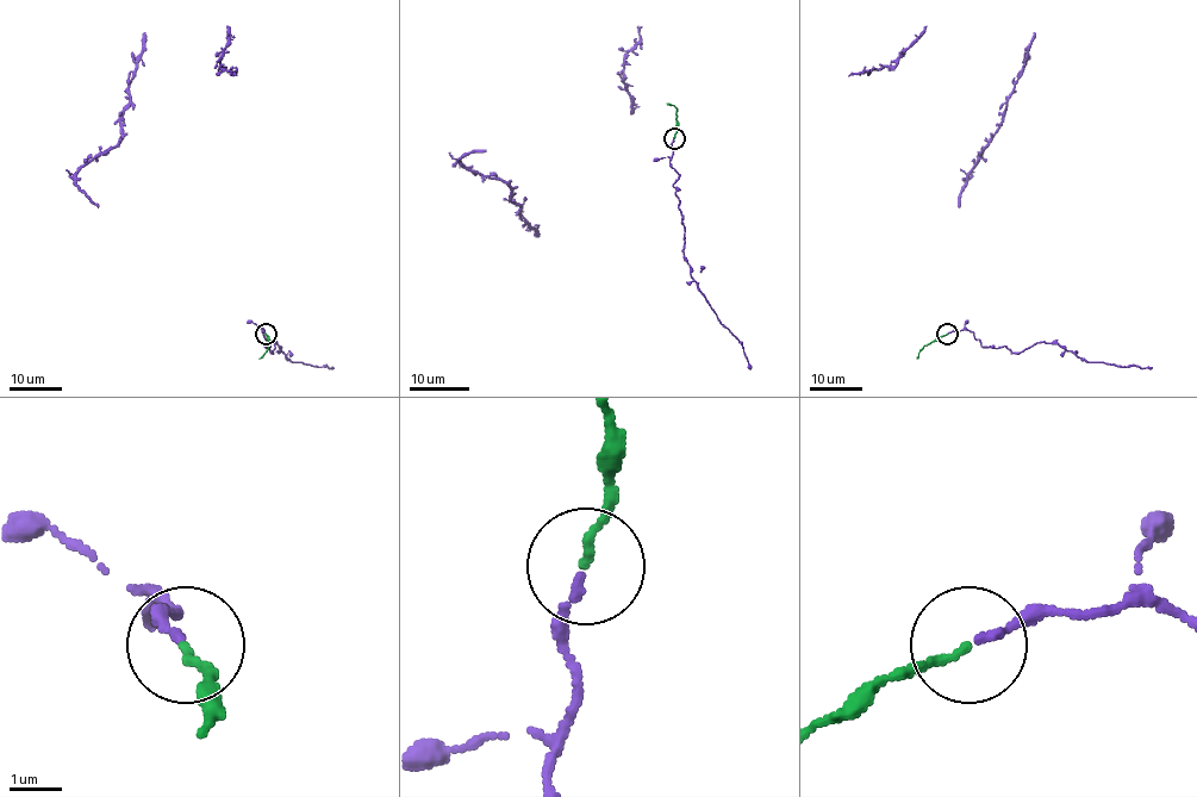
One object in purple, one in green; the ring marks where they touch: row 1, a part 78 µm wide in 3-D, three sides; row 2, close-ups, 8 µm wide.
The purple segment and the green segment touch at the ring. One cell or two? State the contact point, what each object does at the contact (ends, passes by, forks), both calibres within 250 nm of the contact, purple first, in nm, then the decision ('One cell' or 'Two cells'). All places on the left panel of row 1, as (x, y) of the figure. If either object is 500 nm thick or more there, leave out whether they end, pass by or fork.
Place: (266, 334). At the ring purple ends. At the ring green ends. Thickness 150 nm (purple) against 150 nm. One cell

